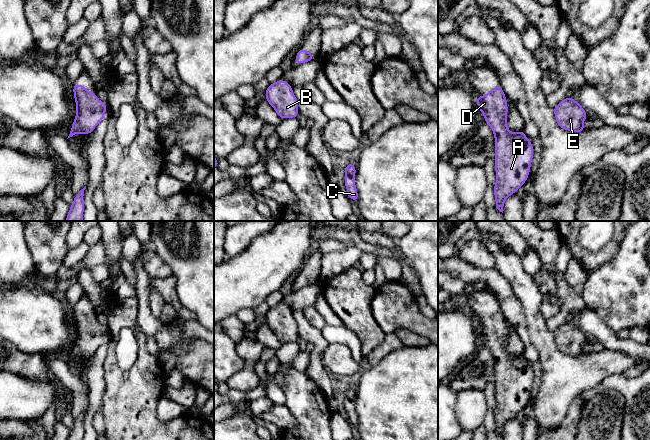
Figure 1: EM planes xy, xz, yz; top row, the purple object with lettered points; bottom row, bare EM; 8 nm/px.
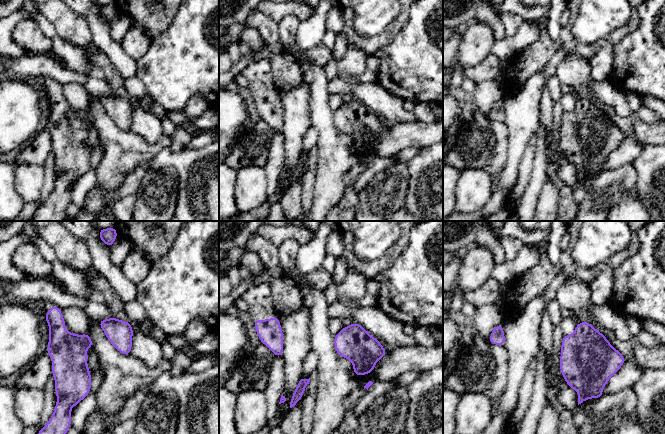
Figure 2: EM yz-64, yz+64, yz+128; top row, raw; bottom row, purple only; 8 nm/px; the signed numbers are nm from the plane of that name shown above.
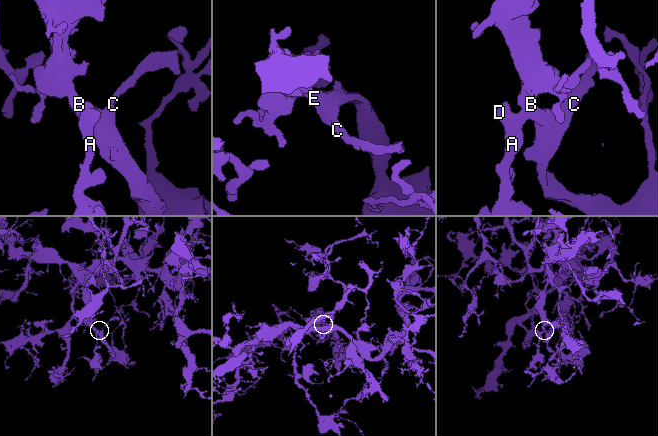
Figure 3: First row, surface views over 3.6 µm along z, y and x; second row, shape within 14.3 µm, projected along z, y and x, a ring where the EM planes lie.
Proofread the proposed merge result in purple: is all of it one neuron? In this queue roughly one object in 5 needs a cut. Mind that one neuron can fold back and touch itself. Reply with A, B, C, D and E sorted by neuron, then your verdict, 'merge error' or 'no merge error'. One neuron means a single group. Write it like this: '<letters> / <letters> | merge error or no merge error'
A B C D E | no merge error

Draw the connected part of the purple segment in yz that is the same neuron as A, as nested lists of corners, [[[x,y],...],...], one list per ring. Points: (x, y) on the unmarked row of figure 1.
[[[500,308],[496,309],[485,320],[476,320],[476,325],[479,335],[483,337],[484,344],[492,353],[495,362],[496,407],[493,413],[496,432],[503,437],[505,423],[516,417],[529,401],[534,373],[532,365],[526,361],[524,354],[513,357],[507,352],[508,329]]]

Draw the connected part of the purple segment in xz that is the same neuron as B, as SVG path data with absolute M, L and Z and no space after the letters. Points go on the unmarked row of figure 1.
M283 303L268 310L265 315L265 324L282 344L297 342L299 339L298 325L293 317L292 310Z

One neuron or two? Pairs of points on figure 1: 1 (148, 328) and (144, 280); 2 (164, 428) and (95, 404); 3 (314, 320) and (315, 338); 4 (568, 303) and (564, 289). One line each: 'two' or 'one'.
1: one
2: two
3: two
4: one

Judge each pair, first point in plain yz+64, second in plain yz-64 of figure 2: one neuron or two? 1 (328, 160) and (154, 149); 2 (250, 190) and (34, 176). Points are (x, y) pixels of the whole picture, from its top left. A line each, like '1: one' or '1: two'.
1: one
2: one

